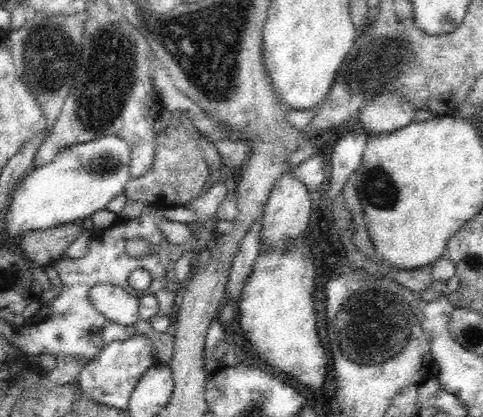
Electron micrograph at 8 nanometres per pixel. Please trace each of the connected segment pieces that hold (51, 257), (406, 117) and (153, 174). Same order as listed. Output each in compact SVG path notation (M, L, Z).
M80 222L68 223L54 228L26 232L22 236L22 256L46 268L66 258L68 246L82 234Z
M380 93L369 98L360 108L356 122L370 135L395 132L414 120L416 107L400 93Z
M166 118L160 129L152 168L143 176L131 177L123 192L128 200L150 204L152 209L160 211L178 205L186 206L196 200L202 190L209 186L212 172L203 158L199 142L187 131L187 125L178 122L178 128L174 128L172 121Z

